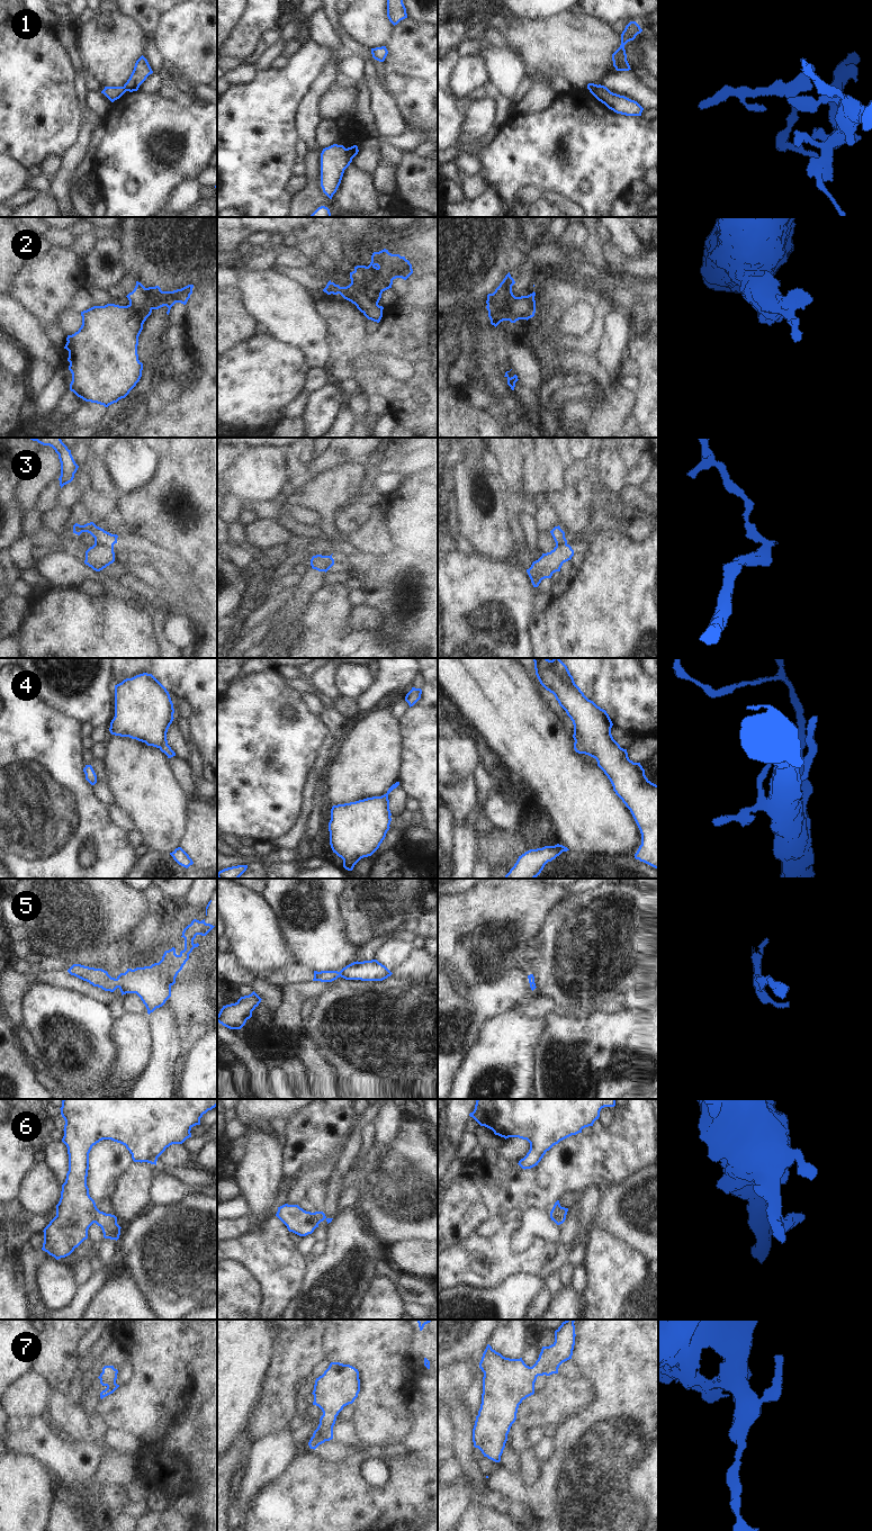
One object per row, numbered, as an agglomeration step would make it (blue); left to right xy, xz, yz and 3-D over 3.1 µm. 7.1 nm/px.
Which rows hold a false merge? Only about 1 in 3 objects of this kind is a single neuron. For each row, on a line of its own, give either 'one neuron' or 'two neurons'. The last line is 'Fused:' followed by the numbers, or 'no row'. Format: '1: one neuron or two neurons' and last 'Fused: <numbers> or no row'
1: two neurons
2: two neurons
3: two neurons
4: one neuron
5: one neuron
6: two neurons
7: one neuron
Fused: 1, 2, 3, 6

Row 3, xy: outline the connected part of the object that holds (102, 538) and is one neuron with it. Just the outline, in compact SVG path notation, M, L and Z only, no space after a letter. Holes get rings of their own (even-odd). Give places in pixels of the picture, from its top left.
M93 522L80 525L73 525L73 533L80 535L82 532L88 532L95 538L95 544L98 547L108 547L114 550L114 544L117 543L117 534L111 534L104 529L97 526Z

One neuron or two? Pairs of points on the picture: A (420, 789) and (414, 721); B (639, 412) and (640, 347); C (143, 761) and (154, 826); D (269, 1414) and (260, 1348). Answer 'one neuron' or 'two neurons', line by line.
A: one neuron
B: one neuron
C: one neuron
D: two neurons

